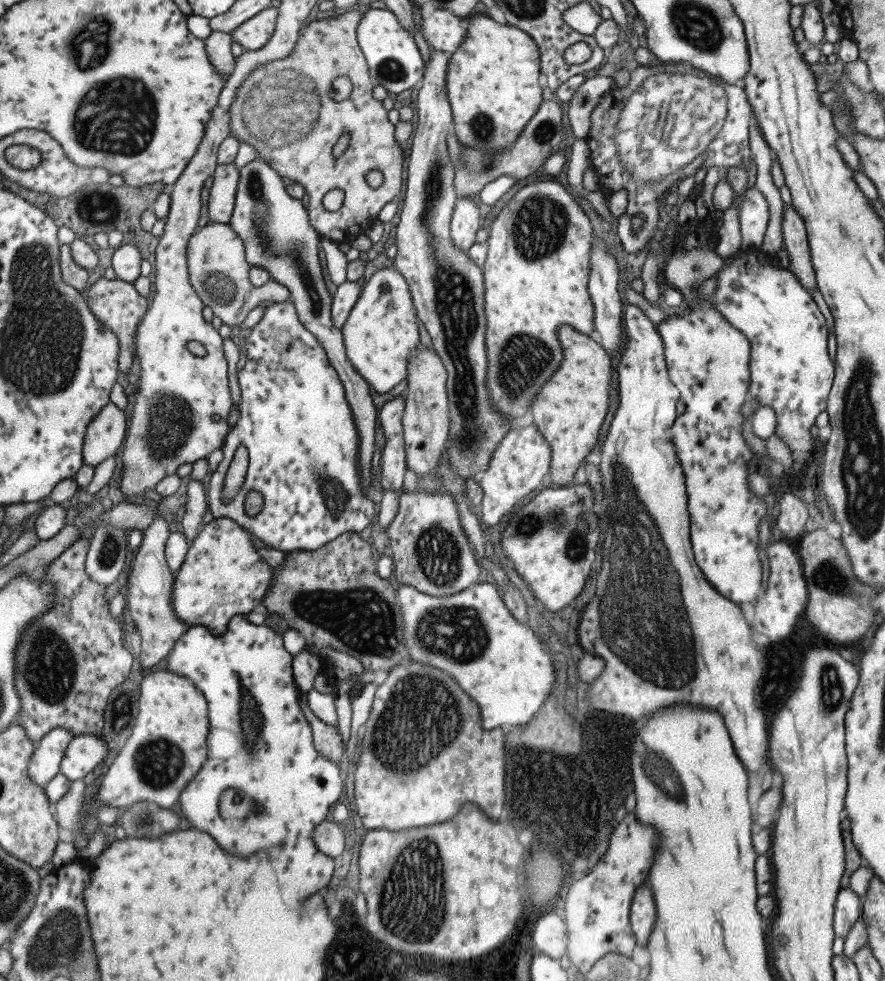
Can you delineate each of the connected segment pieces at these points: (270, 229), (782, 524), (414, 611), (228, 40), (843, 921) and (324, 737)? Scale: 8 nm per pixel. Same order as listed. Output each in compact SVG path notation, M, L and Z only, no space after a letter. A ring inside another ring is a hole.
M256 159L240 169L239 184L235 196L233 216L228 224L235 234L243 241L246 261L250 266L262 267L270 273L271 282L283 284L290 292L297 316L301 323L322 344L332 368L342 380L346 400L350 403L354 423L360 435L358 467L360 467L360 487L364 496L372 484L372 457L375 451L375 426L378 410L371 396L371 386L358 373L354 365L346 357L344 335L332 323L332 297L326 289L318 258L318 242L320 234L312 228L309 214L301 200L291 198L286 193L285 184L272 167L262 159Z
M790 492L780 494L776 524L785 534L786 540L797 541L805 533L805 524L808 522L808 518L810 518L810 514L806 503Z
M492 581L476 583L452 596L430 596L414 586L400 584L397 599L402 607L402 638L410 648L410 658L452 674L458 684L480 704L482 726L486 730L525 725L541 712L542 704L554 689L560 663L555 663L558 659L547 653L532 628L527 623L520 623L510 613ZM504 630L508 630L508 636L500 636Z
M211 31L211 35L204 41L206 54L210 57L210 61L218 73L228 80L230 73L236 67L236 59L230 52L230 46L234 39L231 33Z
M850 888L841 889L835 904L834 935L846 939L850 929L860 920L861 913L861 898Z
M304 695L300 696L300 708L306 718L306 721L311 724L313 732L313 743L318 753L326 759L338 764L341 761L343 752L348 749L343 747L343 740L339 728L336 726L328 726L321 722L308 706Z

